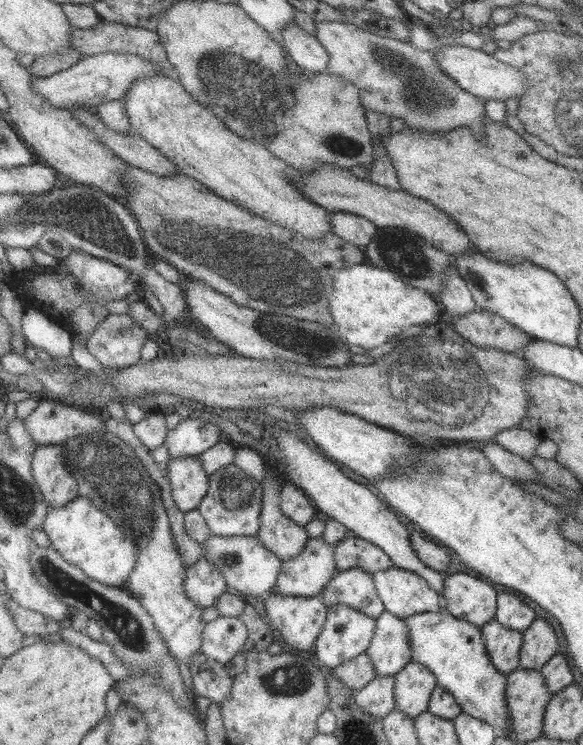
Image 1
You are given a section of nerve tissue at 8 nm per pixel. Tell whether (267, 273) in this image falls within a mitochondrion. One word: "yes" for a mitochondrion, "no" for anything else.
yes

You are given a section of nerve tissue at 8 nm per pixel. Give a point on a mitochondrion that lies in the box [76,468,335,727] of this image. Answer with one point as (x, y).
(292, 680)

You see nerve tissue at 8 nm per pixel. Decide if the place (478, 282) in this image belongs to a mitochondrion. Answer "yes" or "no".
no

